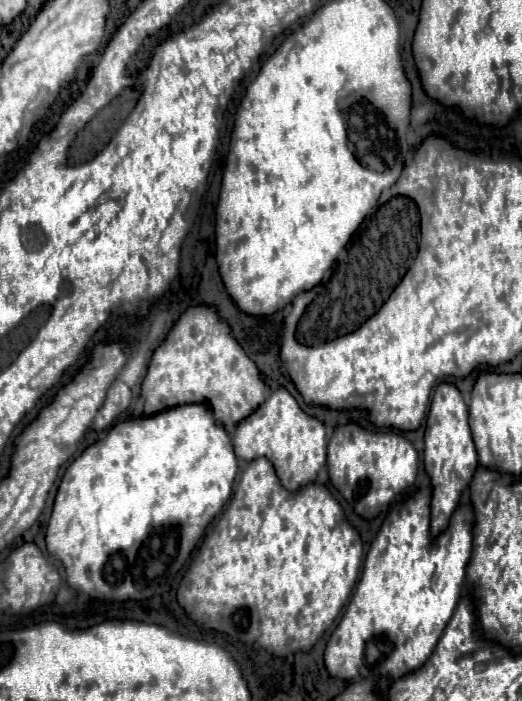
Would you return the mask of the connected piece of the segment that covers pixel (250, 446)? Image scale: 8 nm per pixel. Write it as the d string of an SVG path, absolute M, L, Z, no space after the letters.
M278 388L272 396L246 420L242 420L232 436L234 452L238 460L252 462L256 458L268 458L276 470L280 484L288 492L296 492L316 480L318 470L326 464L326 438L324 426L302 412L298 402L286 388Z

